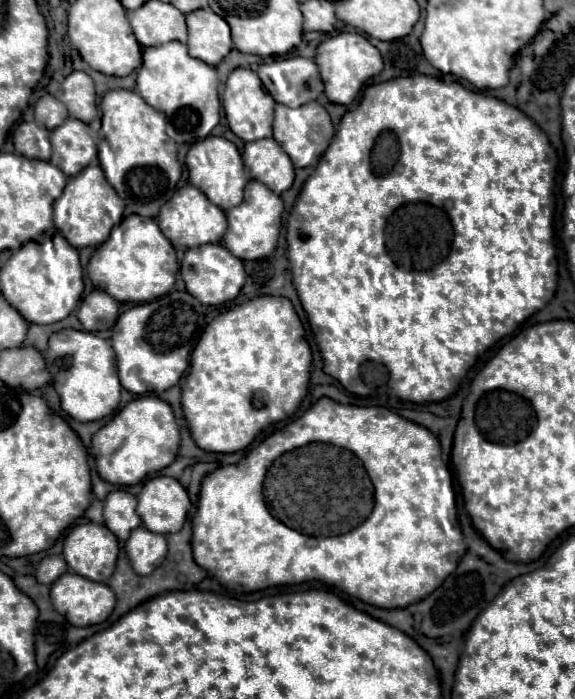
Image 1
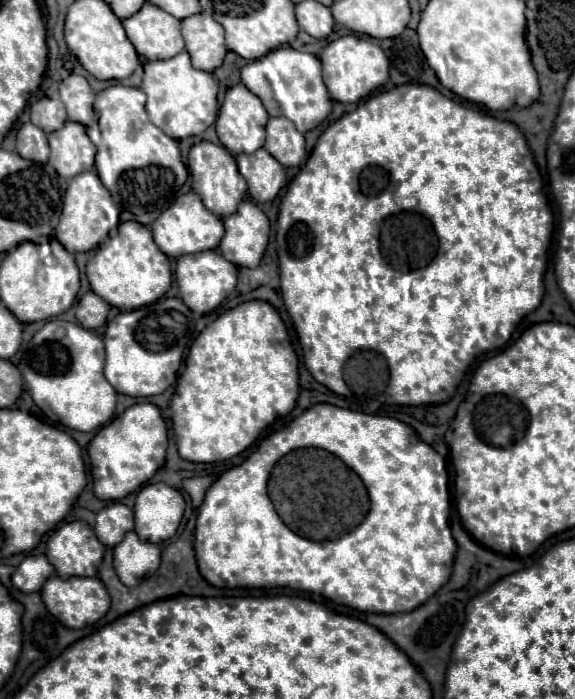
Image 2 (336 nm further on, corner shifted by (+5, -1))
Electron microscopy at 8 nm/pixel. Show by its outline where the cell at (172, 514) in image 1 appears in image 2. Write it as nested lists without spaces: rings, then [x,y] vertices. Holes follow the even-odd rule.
[[[164,482],[146,484],[136,494],[133,511],[136,534],[144,542],[160,544],[178,530],[184,514],[184,498],[176,488]]]

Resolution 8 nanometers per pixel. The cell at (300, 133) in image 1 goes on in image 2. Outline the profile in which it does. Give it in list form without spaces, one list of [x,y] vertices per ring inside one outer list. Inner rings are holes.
[[[270,118],[266,124],[266,144],[264,148],[282,162],[282,166],[300,166],[306,148],[304,136],[288,118]]]

